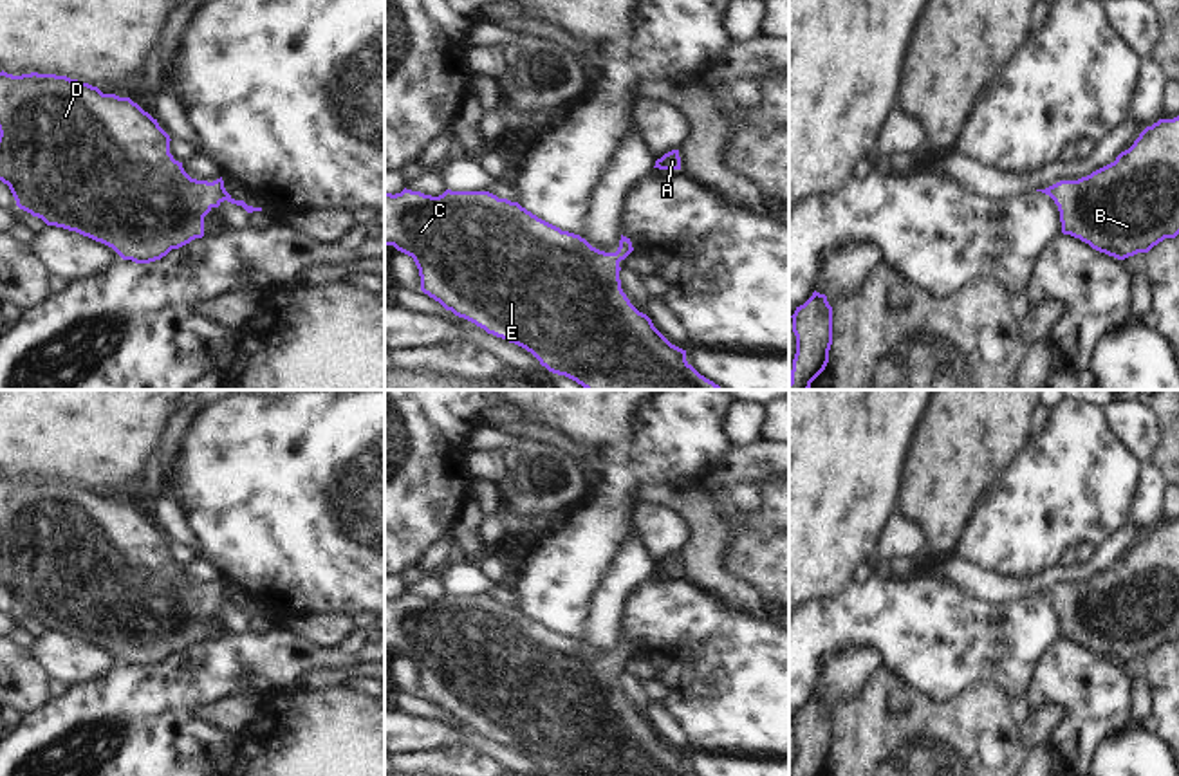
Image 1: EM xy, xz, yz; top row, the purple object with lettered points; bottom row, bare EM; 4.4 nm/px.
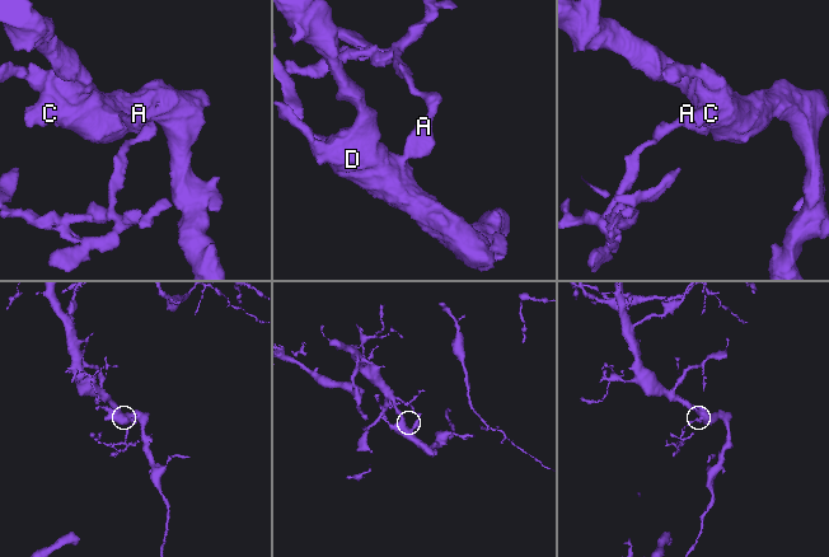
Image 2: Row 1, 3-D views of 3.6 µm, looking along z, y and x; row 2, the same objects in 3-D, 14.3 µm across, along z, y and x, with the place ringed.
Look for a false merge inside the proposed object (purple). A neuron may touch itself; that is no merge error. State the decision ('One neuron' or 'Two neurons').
One neuron

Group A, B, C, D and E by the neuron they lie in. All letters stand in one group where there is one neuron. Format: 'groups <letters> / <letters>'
groups A B C D E

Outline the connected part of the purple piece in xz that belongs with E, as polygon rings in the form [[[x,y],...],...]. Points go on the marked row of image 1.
[[[404,188],[395,195],[385,193],[385,245],[413,258],[421,291],[446,310],[525,348],[549,372],[565,375],[585,390],[724,390],[701,375],[686,361],[686,350],[672,345],[623,292],[619,262],[634,251],[630,238],[623,235],[617,251],[605,253],[580,235],[562,231],[518,202],[489,191],[446,189],[432,197]]]

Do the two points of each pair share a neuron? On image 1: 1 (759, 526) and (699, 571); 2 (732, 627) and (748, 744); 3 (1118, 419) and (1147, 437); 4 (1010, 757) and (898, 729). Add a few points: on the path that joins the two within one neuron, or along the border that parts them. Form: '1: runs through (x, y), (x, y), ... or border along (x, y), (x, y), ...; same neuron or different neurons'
1: border along (723, 511), (730, 533), (723, 567), (750, 587); different neurons
2: runs through (732, 655), (732, 675), (748, 692), (748, 715); same neuron
3: runs through (1125, 419), (1140, 432); same neuron
4: runs through (983, 757), (952, 757), (934, 739), (925, 735); same neuron

